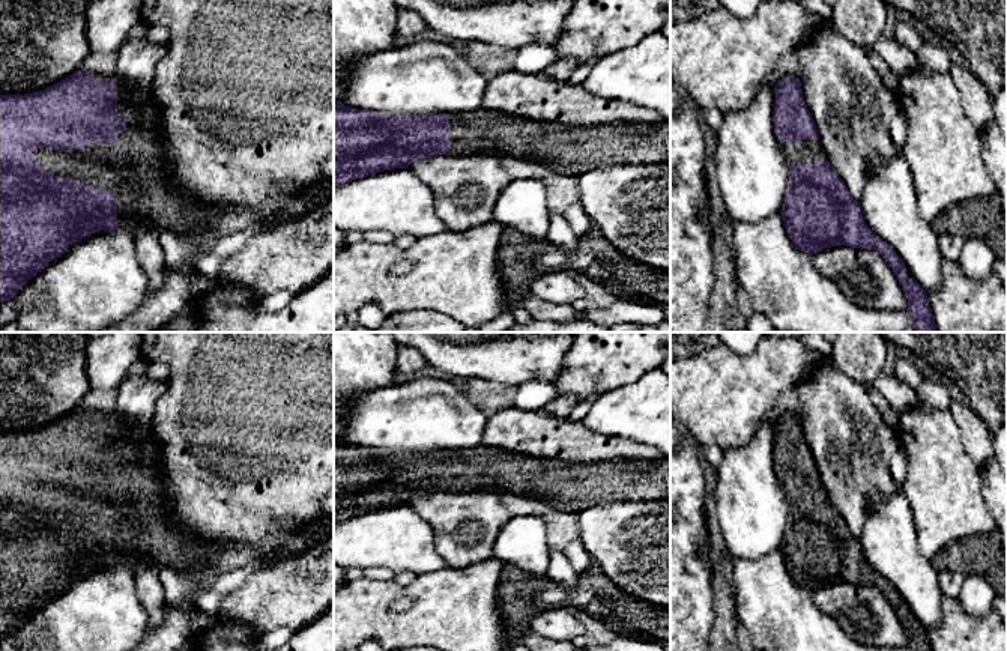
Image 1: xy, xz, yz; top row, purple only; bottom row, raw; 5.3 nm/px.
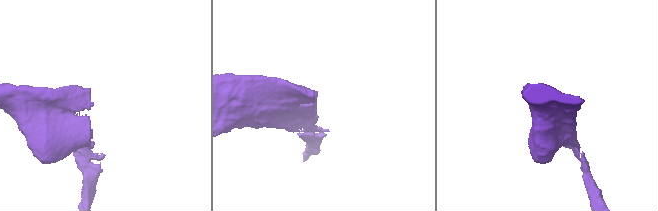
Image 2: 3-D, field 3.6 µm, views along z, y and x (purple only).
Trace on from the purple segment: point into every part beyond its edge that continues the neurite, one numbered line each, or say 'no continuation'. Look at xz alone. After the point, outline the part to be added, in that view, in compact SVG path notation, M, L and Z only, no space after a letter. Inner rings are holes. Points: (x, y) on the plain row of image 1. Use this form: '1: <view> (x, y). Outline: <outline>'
1: xz (567, 486). Outline: M482 444L449 450L451 492L523 496L574 511L621 502L670 499L670 457L562 462L523 457Z

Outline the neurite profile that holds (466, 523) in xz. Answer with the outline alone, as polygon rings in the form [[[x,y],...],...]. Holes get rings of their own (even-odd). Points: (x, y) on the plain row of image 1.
[[[437,492],[409,504],[434,531],[434,547],[451,568],[494,558],[493,546],[513,513],[491,492]]]

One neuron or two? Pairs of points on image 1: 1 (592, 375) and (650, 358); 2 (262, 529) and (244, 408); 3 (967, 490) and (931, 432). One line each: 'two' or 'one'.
1: one
2: one
3: one

